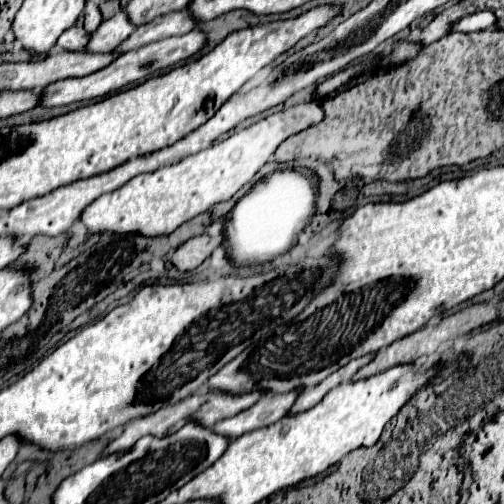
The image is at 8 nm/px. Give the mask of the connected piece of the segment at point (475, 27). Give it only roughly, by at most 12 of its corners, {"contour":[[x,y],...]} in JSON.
{"contour":[[480,11],[458,21],[452,31],[472,33],[492,29],[496,17]]}

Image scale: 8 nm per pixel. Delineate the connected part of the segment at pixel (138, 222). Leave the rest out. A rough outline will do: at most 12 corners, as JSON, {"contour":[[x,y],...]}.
{"contour":[[318,99],[132,177],[82,211],[90,235],[168,235],[228,201]]}

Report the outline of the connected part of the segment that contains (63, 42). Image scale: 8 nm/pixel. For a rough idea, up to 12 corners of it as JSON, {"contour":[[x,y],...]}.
{"contour":[[70,27],[58,39],[64,51],[80,53],[90,41],[84,27]]}

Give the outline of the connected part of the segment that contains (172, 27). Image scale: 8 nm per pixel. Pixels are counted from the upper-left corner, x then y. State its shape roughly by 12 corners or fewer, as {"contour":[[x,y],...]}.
{"contour":[[186,9],[138,27],[116,51],[192,31],[198,19]]}

